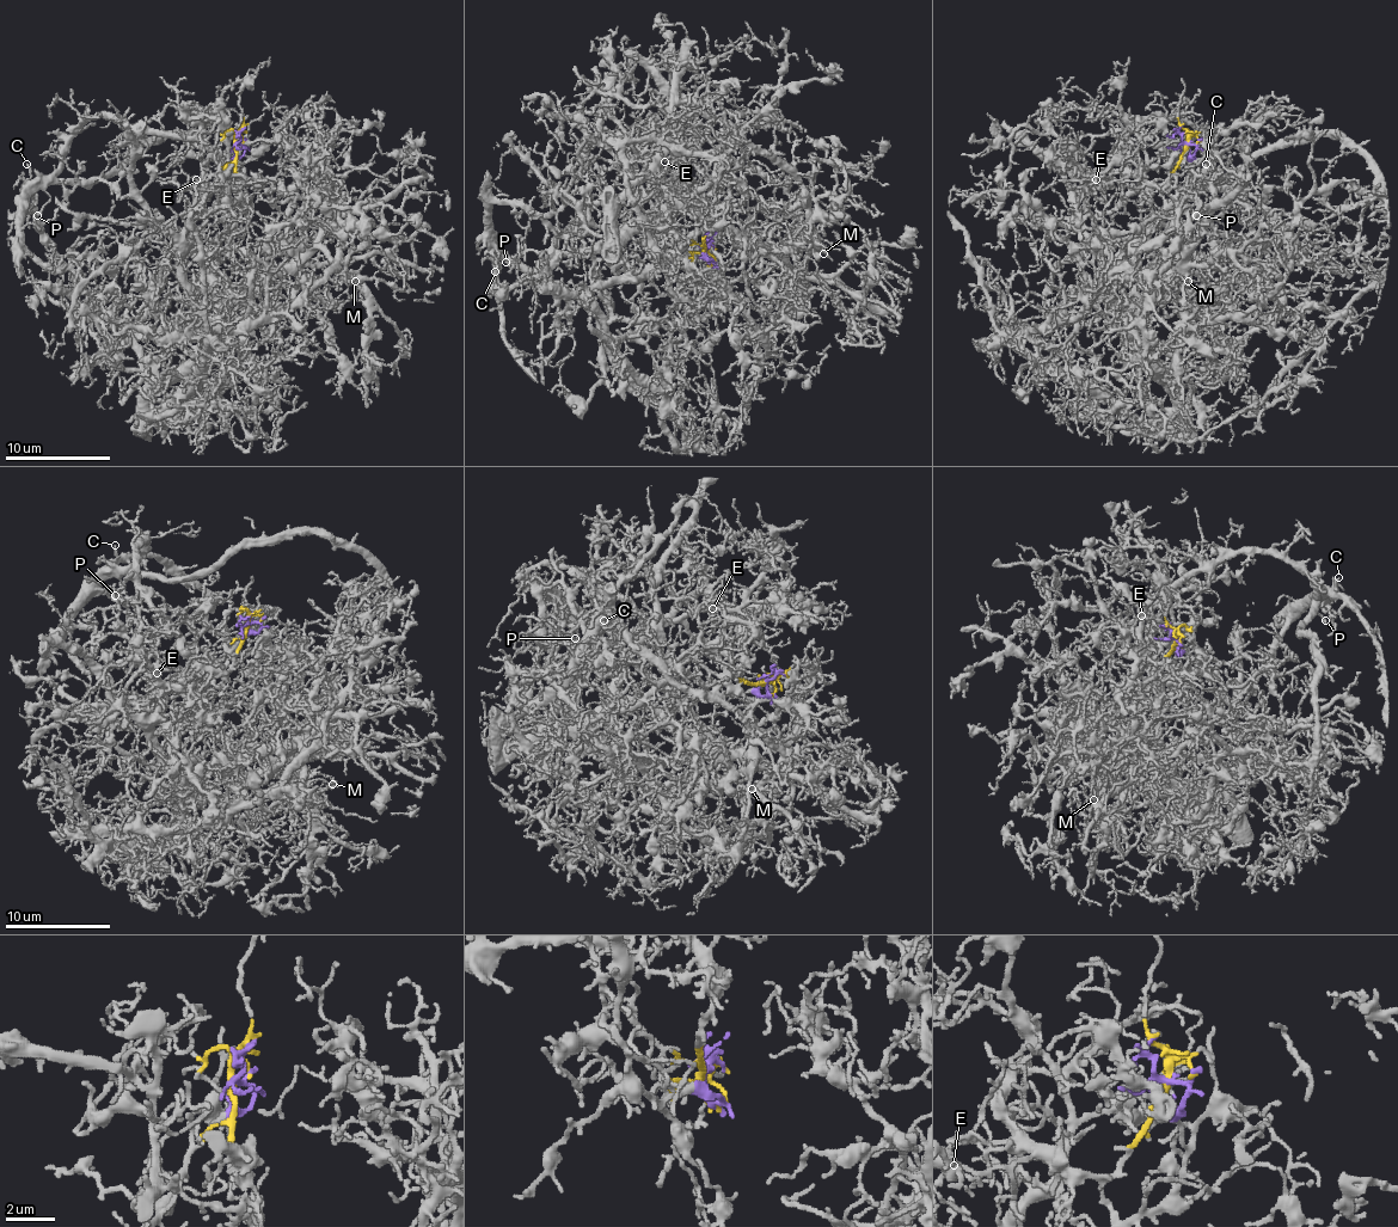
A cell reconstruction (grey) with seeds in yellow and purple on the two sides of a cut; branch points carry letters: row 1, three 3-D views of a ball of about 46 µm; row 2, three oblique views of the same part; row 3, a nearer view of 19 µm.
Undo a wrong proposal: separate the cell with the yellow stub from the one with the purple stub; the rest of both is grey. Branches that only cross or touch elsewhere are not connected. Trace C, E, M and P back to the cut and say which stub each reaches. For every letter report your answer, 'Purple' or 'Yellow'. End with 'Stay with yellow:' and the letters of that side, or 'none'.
C: Yellow
E: Purple
M: Purple
P: Yellow
Stay with yellow: C, P

